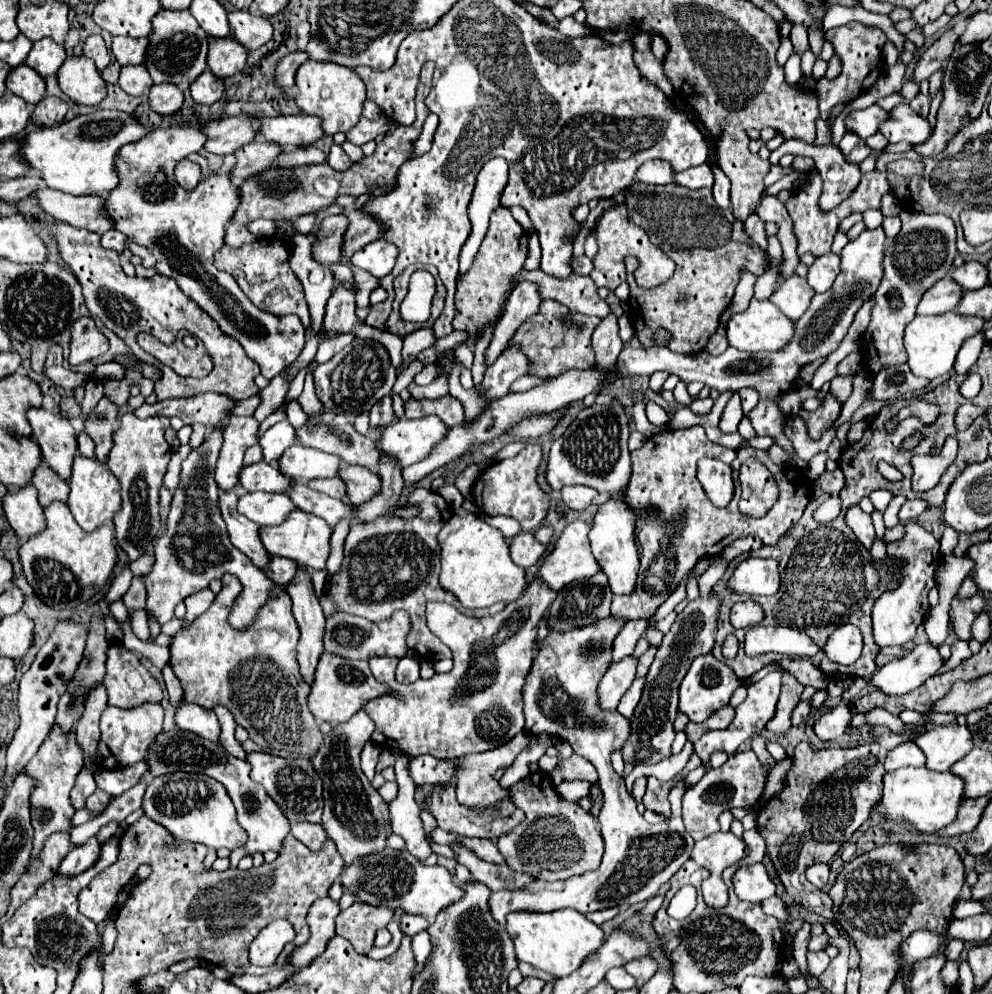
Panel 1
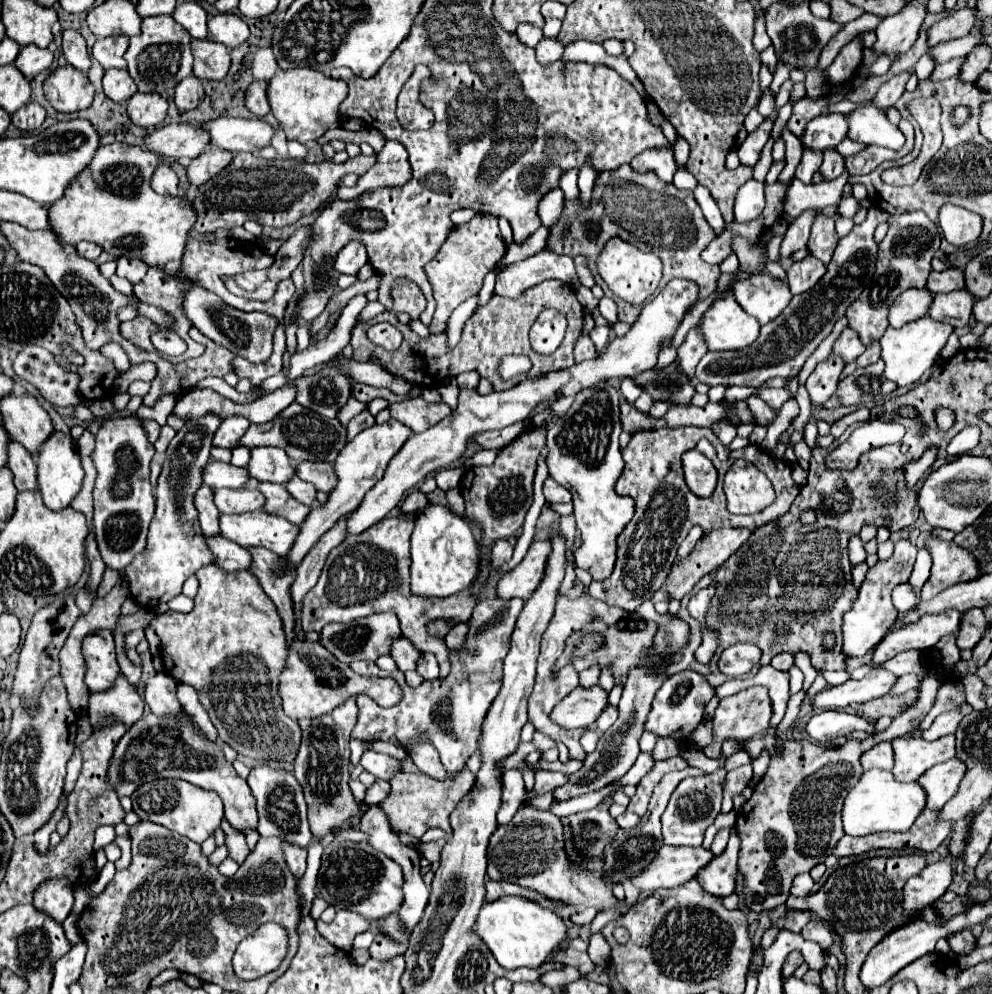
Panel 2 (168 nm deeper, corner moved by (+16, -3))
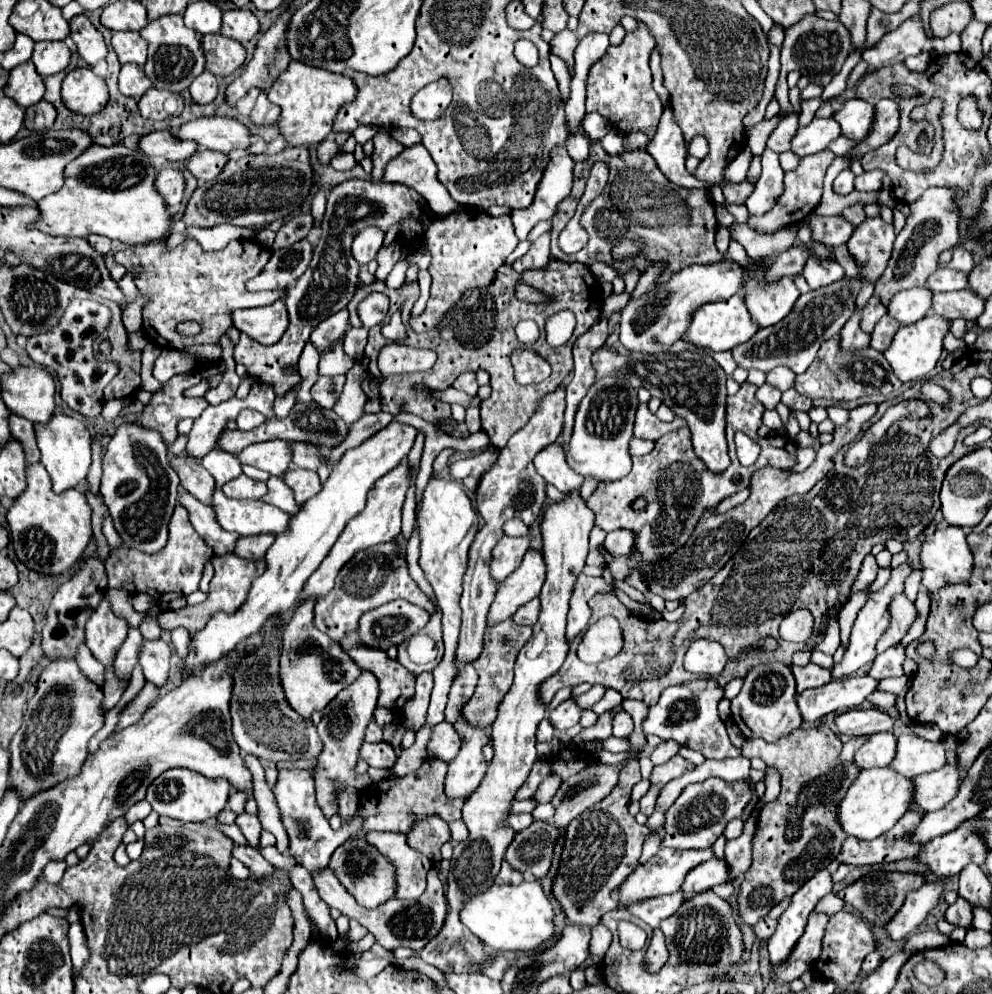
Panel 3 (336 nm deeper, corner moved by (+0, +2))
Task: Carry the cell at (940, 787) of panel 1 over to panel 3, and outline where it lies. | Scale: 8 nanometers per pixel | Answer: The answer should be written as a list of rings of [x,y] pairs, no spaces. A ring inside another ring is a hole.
[[[874,767],[862,769],[852,789],[848,789],[844,801],[840,803],[840,823],[848,835],[860,839],[874,839],[886,831],[890,831],[914,805],[914,783],[892,767]]]

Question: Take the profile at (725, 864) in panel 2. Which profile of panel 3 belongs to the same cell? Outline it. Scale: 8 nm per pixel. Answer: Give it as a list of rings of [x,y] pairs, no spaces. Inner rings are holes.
[[[712,857],[704,865],[698,865],[696,869],[692,869],[692,873],[688,873],[688,877],[682,885],[682,891],[684,893],[700,893],[700,891],[708,891],[722,883],[732,883],[730,865],[724,857],[720,857],[720,859]]]

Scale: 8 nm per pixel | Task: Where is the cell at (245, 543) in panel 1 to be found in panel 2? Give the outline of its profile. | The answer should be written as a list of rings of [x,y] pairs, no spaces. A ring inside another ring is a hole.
[[[202,484],[200,490],[196,492],[196,510],[198,510],[198,522],[200,522],[200,528],[206,536],[214,536],[218,534],[218,510],[216,510],[216,504],[212,500],[212,490]]]

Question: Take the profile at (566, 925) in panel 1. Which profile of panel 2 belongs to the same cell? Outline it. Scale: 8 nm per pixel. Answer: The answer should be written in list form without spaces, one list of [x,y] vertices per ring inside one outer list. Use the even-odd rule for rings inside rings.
[[[506,896],[496,898],[496,902],[484,902],[472,932],[482,938],[494,958],[508,970],[516,970],[520,966],[538,968],[566,938],[564,922],[552,910],[544,910],[524,896]]]

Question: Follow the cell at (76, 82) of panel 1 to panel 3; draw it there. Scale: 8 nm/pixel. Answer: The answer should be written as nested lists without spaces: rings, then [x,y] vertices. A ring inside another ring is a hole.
[[[90,67],[70,71],[62,81],[62,99],[74,113],[94,115],[100,113],[108,103],[106,81]]]

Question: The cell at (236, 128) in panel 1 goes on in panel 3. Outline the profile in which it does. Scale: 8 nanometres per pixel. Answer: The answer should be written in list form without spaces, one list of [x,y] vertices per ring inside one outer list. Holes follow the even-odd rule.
[[[168,129],[152,131],[140,139],[140,151],[148,153],[150,165],[157,171],[168,161],[186,161],[196,153],[196,149],[196,141],[180,141]]]

